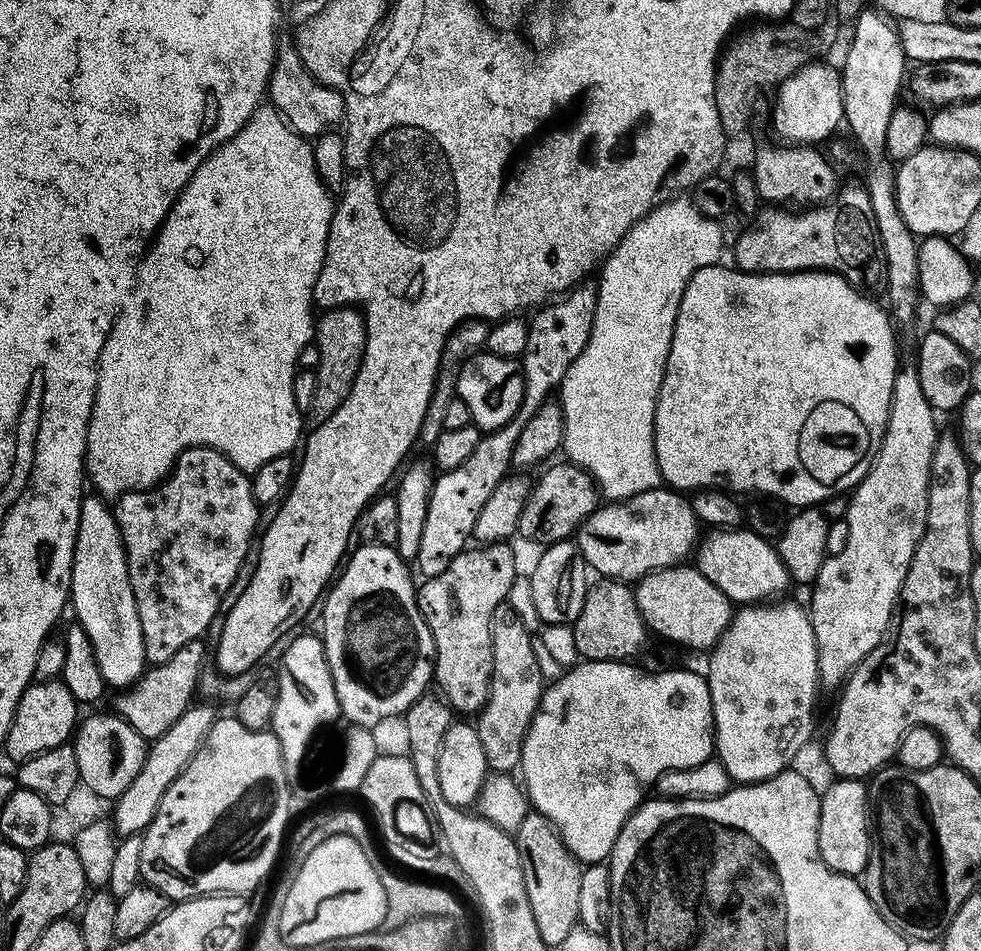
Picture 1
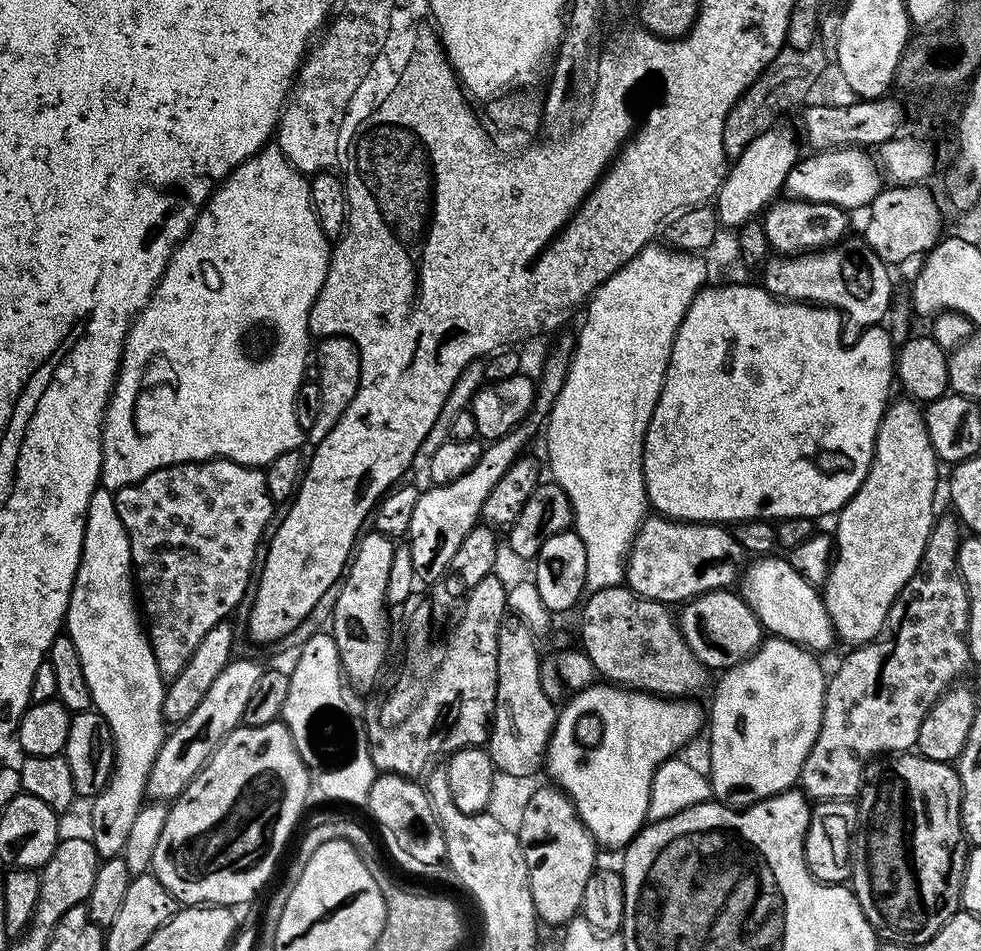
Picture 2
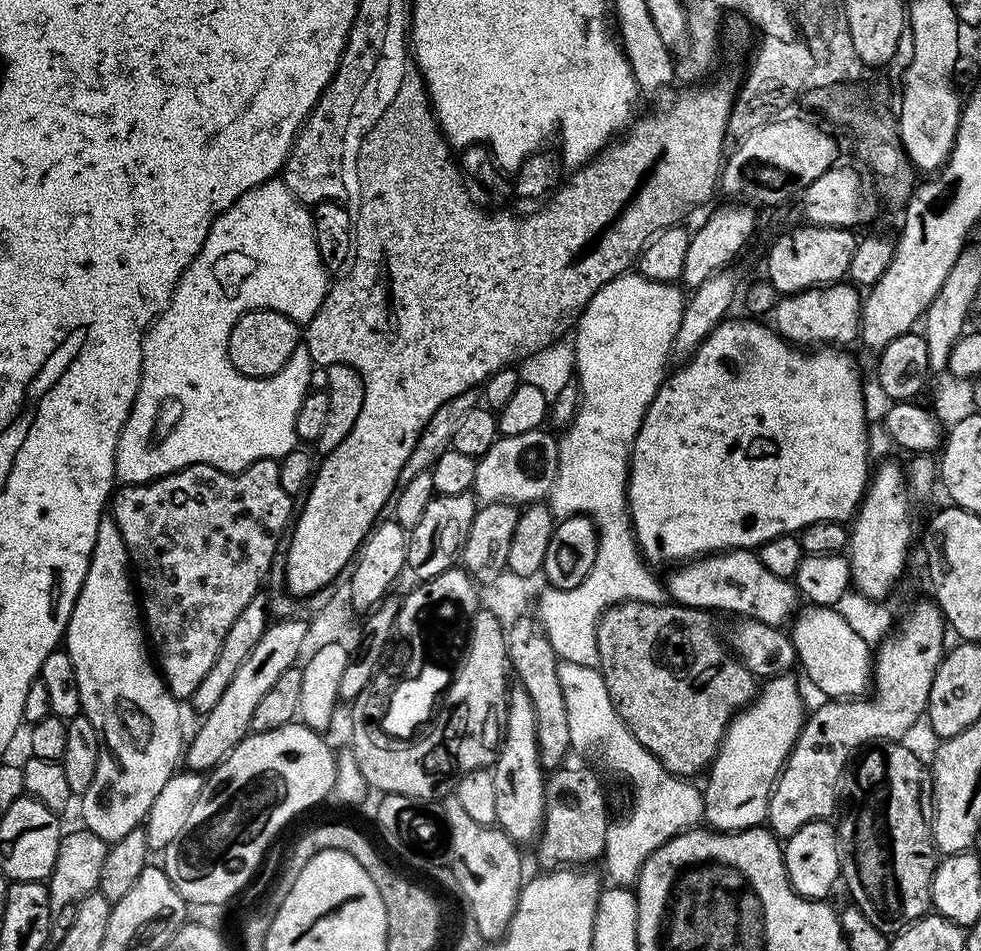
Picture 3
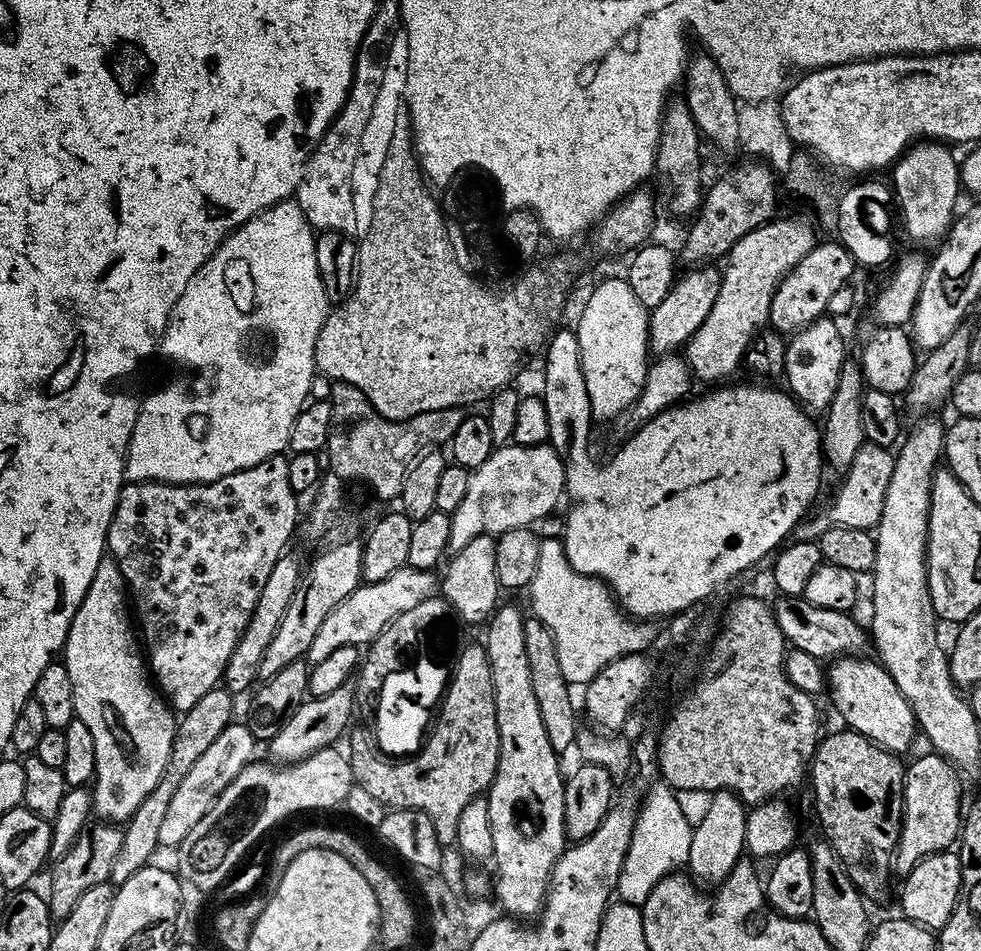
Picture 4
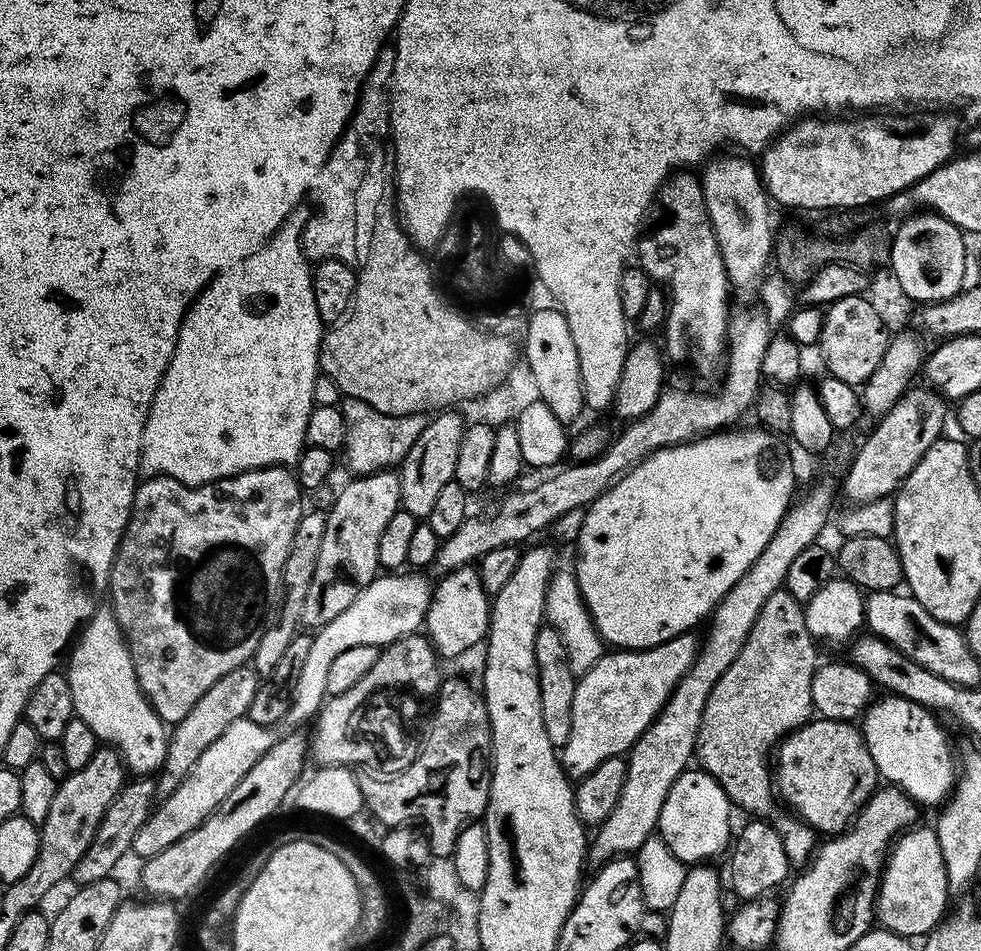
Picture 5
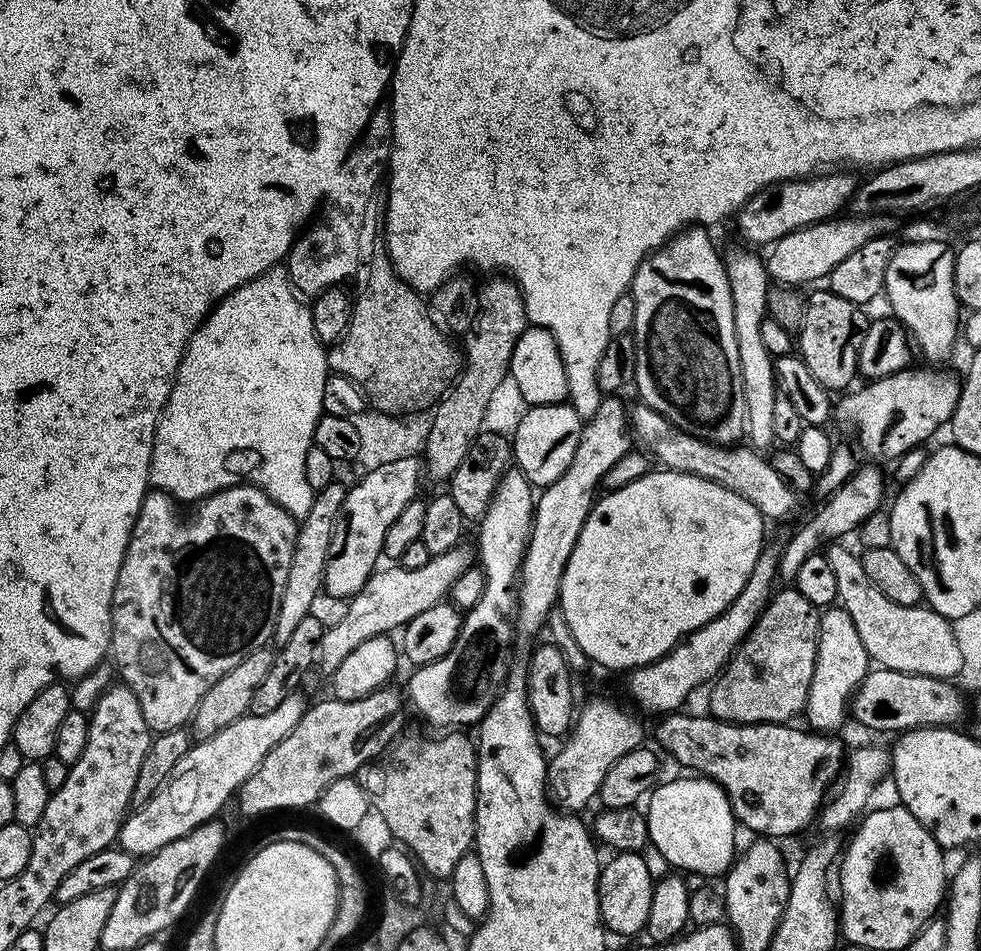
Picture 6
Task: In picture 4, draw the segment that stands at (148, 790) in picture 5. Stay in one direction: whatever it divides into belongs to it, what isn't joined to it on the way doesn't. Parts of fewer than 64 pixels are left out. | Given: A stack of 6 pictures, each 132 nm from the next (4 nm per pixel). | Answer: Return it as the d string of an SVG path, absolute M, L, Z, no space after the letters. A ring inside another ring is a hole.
M92 822L78 834L74 846L62 854L60 860L51 865L52 868L52 893L47 893L48 908L52 911L53 921L65 920L74 910L78 898L90 890L95 884L107 884L111 881L114 870L114 858L122 847L122 831L112 822Z

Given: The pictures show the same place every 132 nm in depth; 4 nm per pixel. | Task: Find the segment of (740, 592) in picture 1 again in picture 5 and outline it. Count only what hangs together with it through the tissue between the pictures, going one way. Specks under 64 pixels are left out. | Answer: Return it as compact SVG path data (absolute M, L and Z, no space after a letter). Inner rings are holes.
M891 694L881 695L870 704L862 717L864 743L870 750L870 758L874 758L874 766L881 777L884 776L889 785L900 788L917 805L940 804L948 800L953 785L958 779L958 764L952 761L952 748L948 745L948 736L940 729L941 721L921 704L911 704L906 698Z

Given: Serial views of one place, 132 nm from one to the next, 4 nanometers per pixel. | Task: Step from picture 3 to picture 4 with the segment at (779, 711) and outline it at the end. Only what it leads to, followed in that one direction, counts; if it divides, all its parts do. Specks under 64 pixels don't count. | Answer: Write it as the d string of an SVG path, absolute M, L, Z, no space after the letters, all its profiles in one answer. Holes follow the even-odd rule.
M718 792L711 797L708 809L695 821L690 838L690 858L686 868L693 881L718 886L745 855L746 808L732 792Z

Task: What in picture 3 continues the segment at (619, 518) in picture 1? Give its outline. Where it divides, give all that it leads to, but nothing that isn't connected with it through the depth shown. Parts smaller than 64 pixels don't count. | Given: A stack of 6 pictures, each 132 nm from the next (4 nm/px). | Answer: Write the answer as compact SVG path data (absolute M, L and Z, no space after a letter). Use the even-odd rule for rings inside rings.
M730 548L698 556L673 568L676 569L669 574L668 582L666 580L666 592L675 603L686 608L737 612L735 615L740 618L784 626L797 607L795 583L778 574L770 574L770 570L762 566L759 555L746 548Z

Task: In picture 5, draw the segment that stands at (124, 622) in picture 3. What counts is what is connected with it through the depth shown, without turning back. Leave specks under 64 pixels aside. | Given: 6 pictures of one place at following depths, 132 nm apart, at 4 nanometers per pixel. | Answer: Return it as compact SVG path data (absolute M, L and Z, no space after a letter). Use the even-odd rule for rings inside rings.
M97 607L79 633L78 639L71 645L72 657L68 660L66 675L70 682L70 694L74 694L76 716L90 726L97 741L114 746L124 760L125 769L132 774L152 774L163 768L168 745L169 729L158 718L158 714L144 697L144 691L138 686L138 678L134 674L132 655L128 643L124 641L122 630L116 621L116 615L107 607Z

